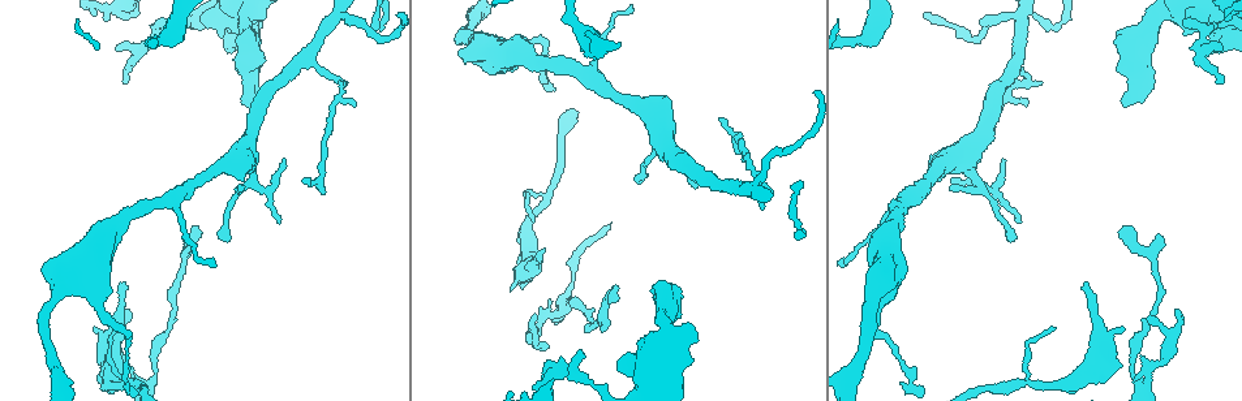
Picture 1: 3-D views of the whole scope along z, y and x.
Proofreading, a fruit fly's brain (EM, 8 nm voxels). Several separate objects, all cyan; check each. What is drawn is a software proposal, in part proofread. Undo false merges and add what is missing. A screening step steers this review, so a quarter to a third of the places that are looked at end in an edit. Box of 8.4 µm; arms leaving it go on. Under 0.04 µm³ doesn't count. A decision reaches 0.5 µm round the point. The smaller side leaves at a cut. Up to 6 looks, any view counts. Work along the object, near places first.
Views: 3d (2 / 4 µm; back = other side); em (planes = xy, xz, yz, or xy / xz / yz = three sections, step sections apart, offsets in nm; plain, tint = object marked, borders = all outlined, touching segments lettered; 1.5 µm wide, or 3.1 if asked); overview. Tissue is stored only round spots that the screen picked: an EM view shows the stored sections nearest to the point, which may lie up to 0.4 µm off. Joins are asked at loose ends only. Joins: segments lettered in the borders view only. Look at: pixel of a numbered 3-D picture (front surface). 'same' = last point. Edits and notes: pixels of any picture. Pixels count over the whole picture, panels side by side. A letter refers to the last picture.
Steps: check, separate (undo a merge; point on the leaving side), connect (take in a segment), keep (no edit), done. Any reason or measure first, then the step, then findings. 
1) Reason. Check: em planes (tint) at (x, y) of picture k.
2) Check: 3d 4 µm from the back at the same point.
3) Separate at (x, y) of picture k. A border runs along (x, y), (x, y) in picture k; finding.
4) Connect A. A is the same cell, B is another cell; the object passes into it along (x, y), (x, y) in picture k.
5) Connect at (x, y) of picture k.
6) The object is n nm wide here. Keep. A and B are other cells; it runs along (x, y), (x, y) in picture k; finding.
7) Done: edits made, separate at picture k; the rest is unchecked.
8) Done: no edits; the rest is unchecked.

End of a long branch. Check: 3d 2 µm at (1123, 100) of picture 1.

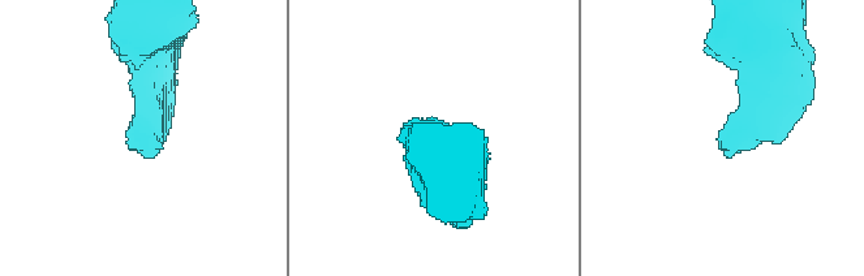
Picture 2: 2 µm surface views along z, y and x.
Check: em xy step 4 (borders) at (721, 142) of picture 2.

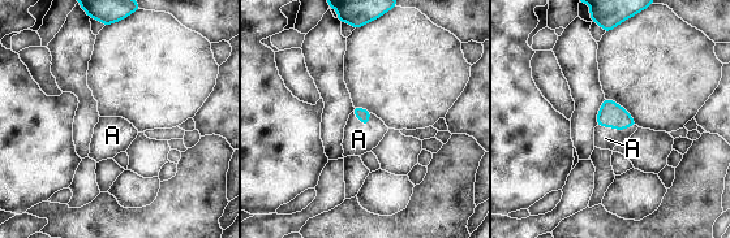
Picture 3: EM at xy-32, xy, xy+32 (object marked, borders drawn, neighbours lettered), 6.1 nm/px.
Cut it another way. Check: em planes (borders) at the same point.

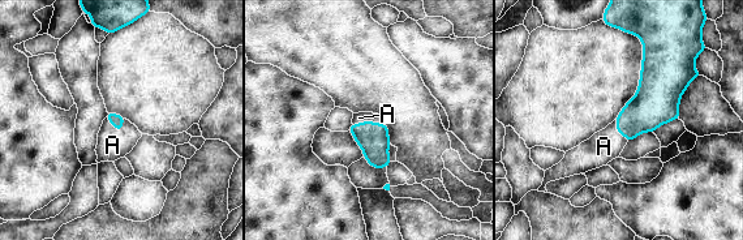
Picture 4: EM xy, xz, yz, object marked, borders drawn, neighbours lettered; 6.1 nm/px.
Connect A. A is the same cell; the neuron continues.

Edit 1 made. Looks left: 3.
See it whole again. Check: overview.

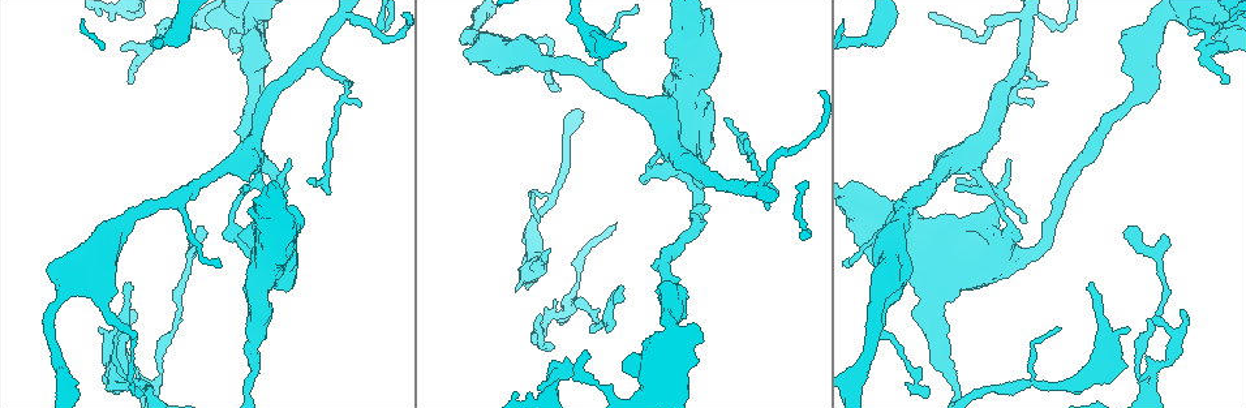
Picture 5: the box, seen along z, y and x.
An open end. Check: 3d 2 µm from the back at (1092, 284) of picture 5.

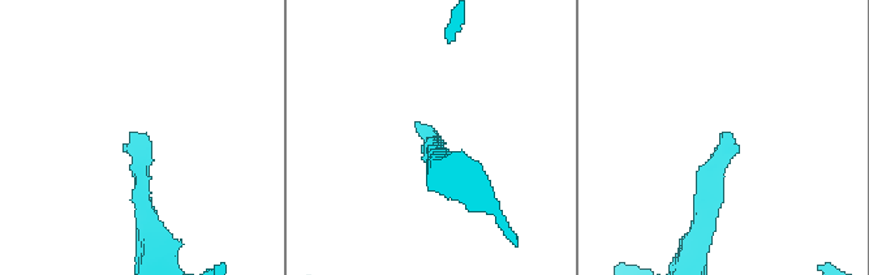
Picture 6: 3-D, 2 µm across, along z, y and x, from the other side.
Check: em planes (borders) at (421, 131) of picture 6.

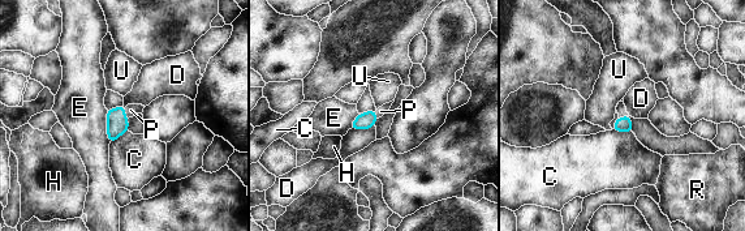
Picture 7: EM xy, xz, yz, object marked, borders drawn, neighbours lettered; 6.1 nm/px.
Connect P. P is the same cell, C, D, E, H, R and U are other cells; the object passes into it along (117, 123), (124, 114), (130, 110) in picture 7; the neuron continues.

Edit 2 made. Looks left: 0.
Done: edits made, connect at picture 4, connect at picture 7; the rest is unchecked.

